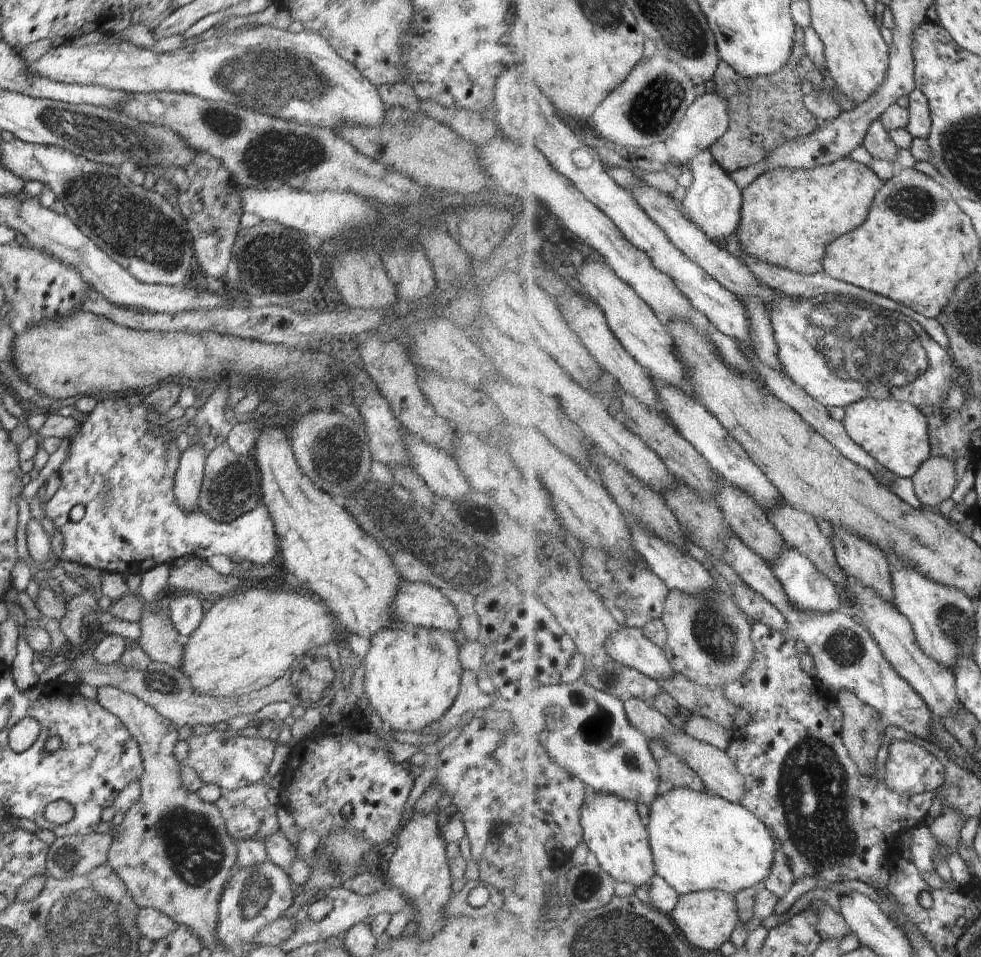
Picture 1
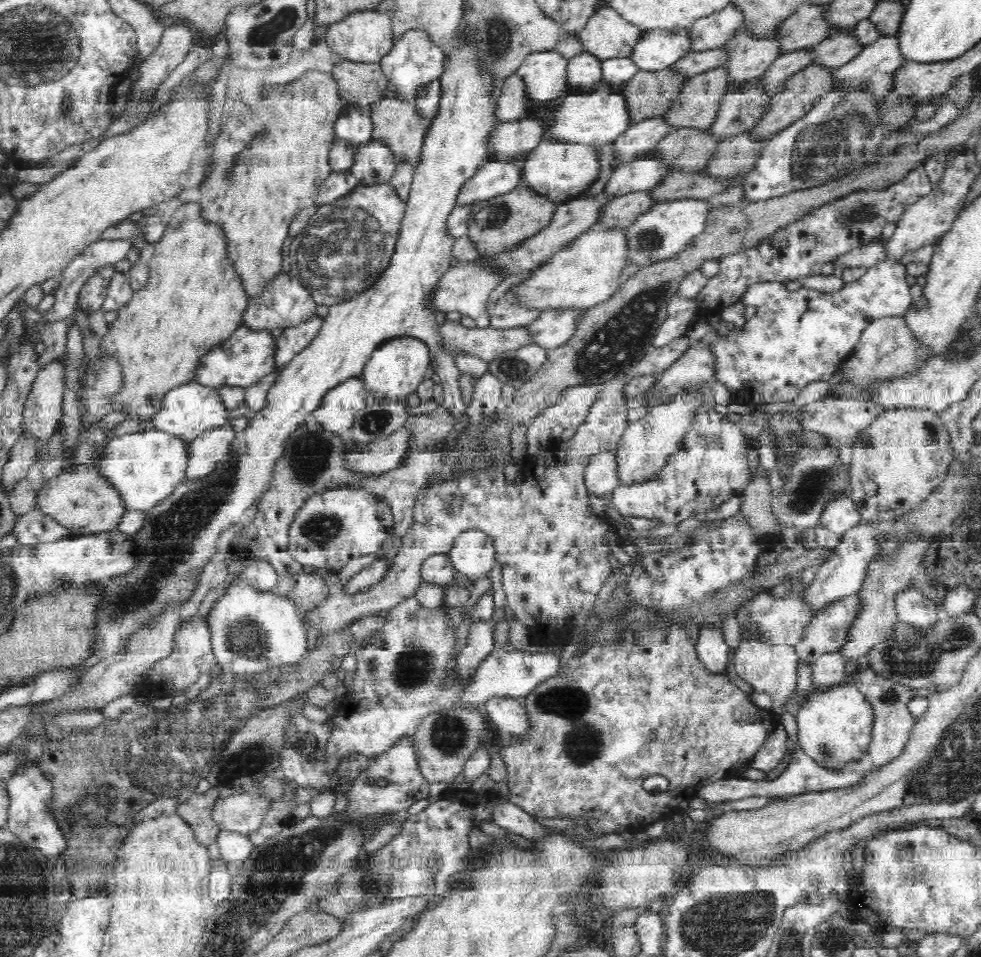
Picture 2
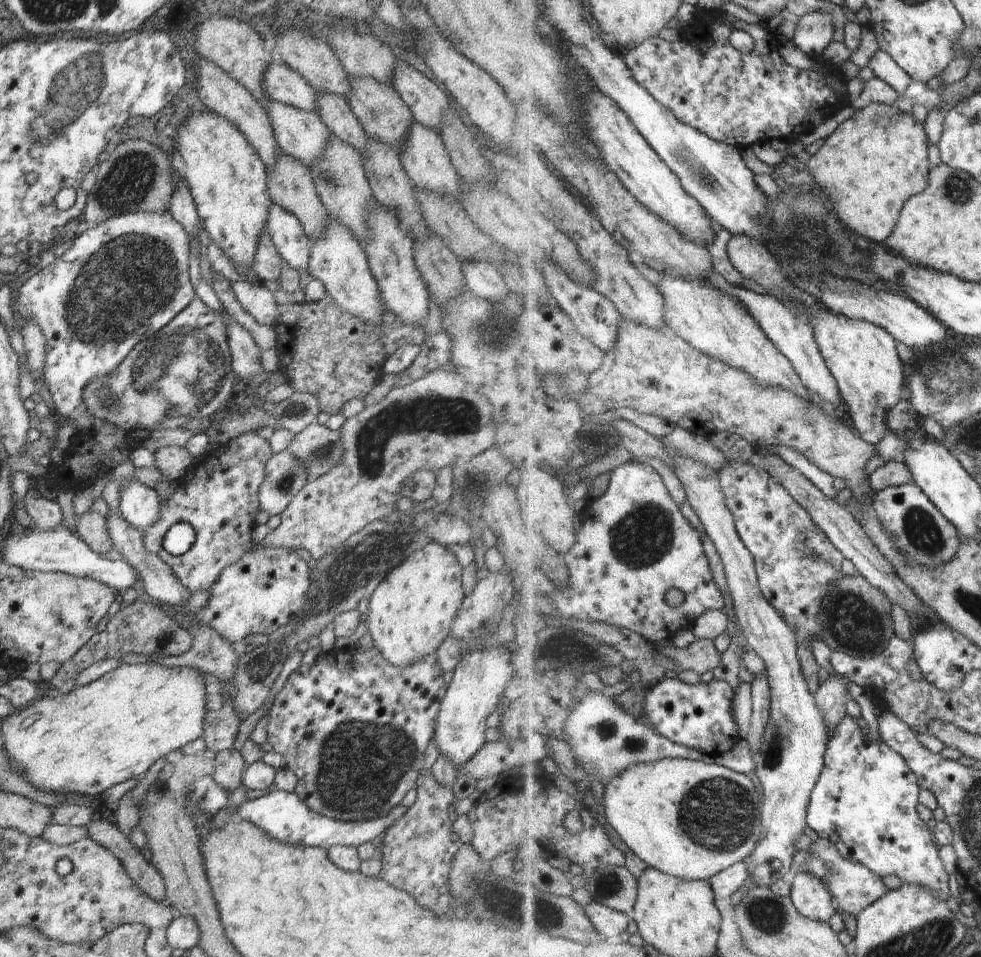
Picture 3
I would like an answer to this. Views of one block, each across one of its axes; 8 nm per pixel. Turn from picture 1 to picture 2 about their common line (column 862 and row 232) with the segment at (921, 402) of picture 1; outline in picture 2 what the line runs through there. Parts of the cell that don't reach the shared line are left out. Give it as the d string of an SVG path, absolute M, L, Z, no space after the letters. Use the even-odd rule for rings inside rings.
M389 183L378 186L358 186L334 203L319 206L306 228L296 234L289 246L291 274L312 295L317 306L334 306L368 290L388 268L394 254L404 219L407 202L401 200Z

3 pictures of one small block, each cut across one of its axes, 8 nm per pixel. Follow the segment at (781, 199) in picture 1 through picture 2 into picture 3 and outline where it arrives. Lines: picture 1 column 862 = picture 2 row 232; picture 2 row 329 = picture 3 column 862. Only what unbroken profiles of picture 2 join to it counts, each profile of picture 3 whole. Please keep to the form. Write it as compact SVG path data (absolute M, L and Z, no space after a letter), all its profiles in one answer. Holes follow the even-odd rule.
M868 104L844 121L821 146L808 163L820 188L826 190L830 202L840 214L850 232L860 234L872 242L885 243L898 228L906 204L930 186L932 163L928 150L930 138L926 124L916 122L912 112L901 111L897 105Z

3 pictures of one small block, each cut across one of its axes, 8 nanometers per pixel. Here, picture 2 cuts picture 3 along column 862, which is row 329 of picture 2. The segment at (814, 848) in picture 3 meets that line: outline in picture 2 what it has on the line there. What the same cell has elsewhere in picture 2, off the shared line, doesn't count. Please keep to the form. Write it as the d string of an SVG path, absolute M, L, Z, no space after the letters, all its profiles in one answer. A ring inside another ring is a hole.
M903 316L876 318L860 332L860 338L851 354L848 354L848 357L836 366L836 372L833 375L835 381L830 383L830 390L834 389L836 384L850 384L852 388L862 390L862 392L869 390L873 396L878 385L916 374L934 356L936 356L934 347L930 347L930 344L919 339L906 325Z

